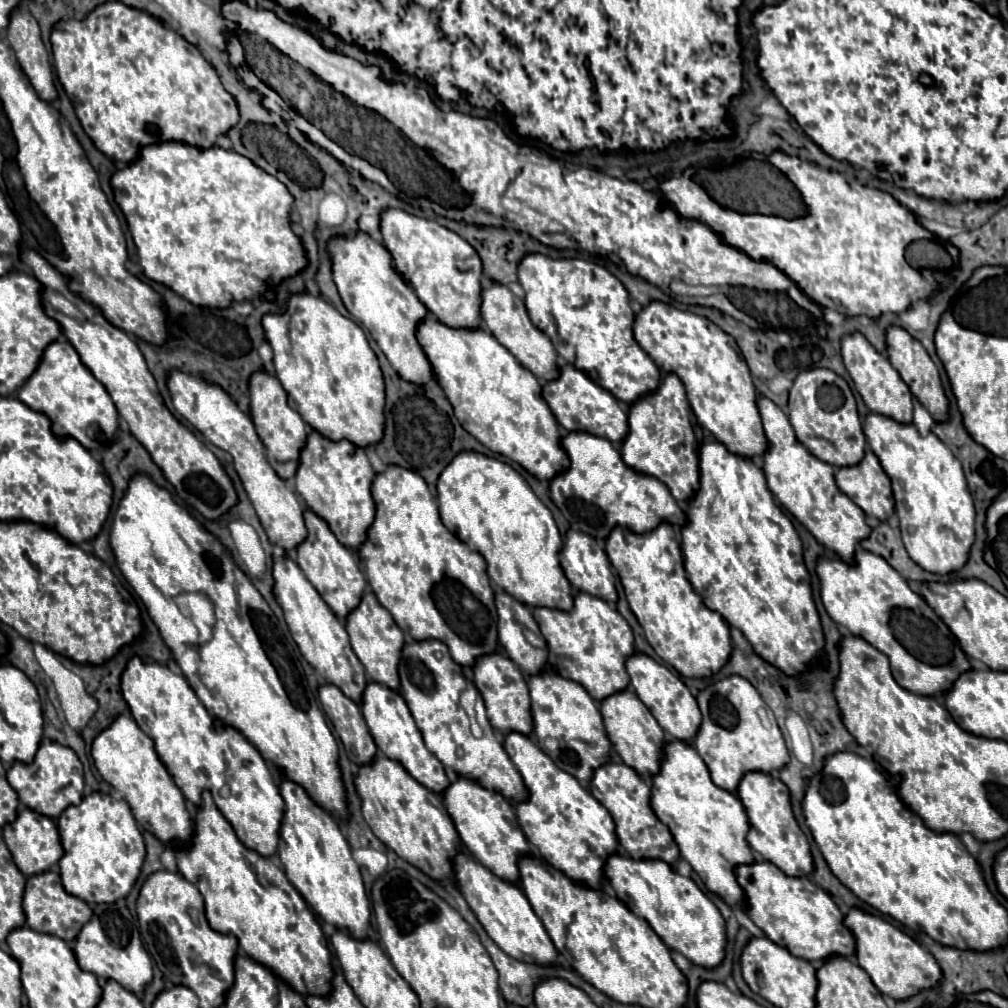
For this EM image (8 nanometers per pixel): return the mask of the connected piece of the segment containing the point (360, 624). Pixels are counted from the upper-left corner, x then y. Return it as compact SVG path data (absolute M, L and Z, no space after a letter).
M366 592L360 598L360 604L346 616L346 632L350 636L350 644L358 660L364 664L370 680L380 682L388 688L398 688L398 660L400 660L400 650L404 646L404 634L402 630L394 624L390 612L382 608L372 592Z

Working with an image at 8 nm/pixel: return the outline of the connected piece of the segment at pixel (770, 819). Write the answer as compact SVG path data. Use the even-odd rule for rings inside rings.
M746 772L736 790L740 802L746 808L750 830L748 844L768 862L776 864L788 876L808 876L814 868L812 854L804 832L798 828L796 818L792 814L788 788L776 776L768 776L764 772Z

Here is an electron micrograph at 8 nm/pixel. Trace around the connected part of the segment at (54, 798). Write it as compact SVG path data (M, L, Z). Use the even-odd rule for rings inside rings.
M42 738L40 748L36 752L36 758L30 764L24 762L14 762L8 770L8 782L16 790L18 800L36 810L38 814L58 818L60 812L72 804L78 804L82 800L82 784L84 784L84 774L82 774L82 762L74 754L72 748L62 746L54 740Z

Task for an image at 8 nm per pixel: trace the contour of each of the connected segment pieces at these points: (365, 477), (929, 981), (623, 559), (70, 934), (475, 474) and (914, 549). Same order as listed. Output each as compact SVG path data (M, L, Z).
M312 430L306 436L306 444L300 450L300 466L296 472L296 492L304 504L324 518L336 538L358 550L366 540L366 530L374 522L374 500L370 494L370 484L374 480L374 470L368 462L364 448L352 444L350 440L334 442L324 434Z
M850 908L850 912L844 916L844 926L854 934L856 938L856 962L860 968L868 972L874 986L888 994L894 1000L904 1000L922 988L936 986L942 972L936 964L934 956L924 950L918 942L914 942L908 934L892 926L890 922L882 920L880 916L868 914L860 908Z
M662 522L644 534L616 526L606 538L606 554L620 576L626 600L654 652L682 676L702 678L716 674L732 652L728 624L718 612L704 604L688 582L672 524Z
M54 870L34 874L26 880L22 906L24 906L24 914L26 914L26 924L32 930L54 934L58 938L64 938L66 942L72 942L76 938L76 934L80 932L80 928L92 916L92 910L88 908L88 904L84 900L80 900L64 890L64 886L60 882L60 874Z
M462 450L442 470L436 492L444 526L484 556L488 576L496 586L530 606L572 608L574 592L558 560L562 538L552 512L510 464L480 452Z
M874 412L864 420L860 418L860 424L864 440L868 440L872 452L880 458L884 472L892 480L896 514L910 558L924 570L936 574L948 574L962 568L974 542L976 514L958 458L936 438L936 434L930 432L922 438L914 424L900 424L894 418Z

